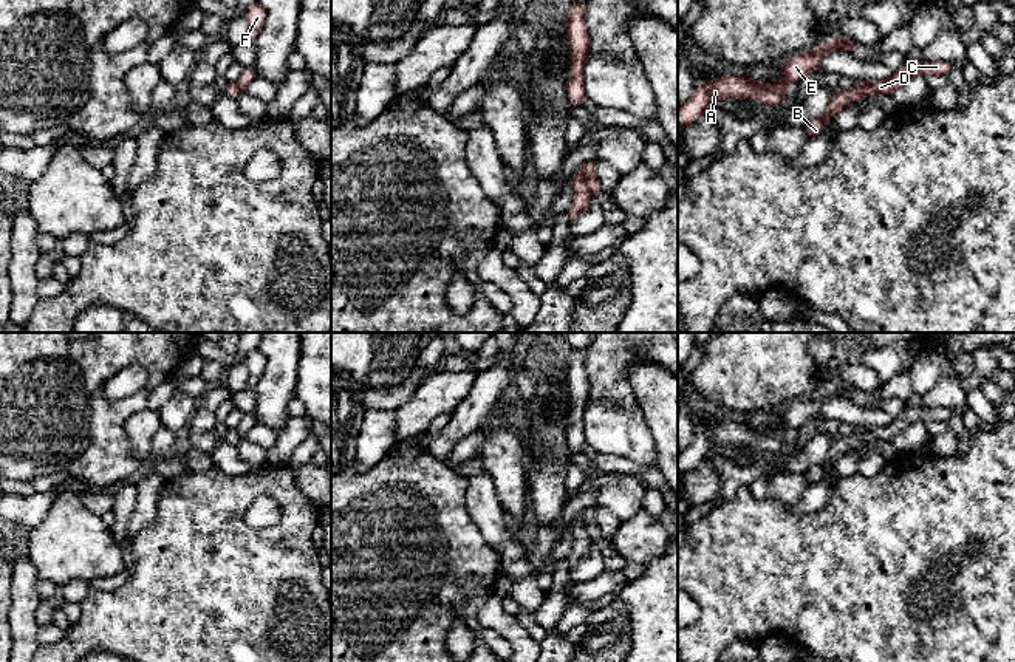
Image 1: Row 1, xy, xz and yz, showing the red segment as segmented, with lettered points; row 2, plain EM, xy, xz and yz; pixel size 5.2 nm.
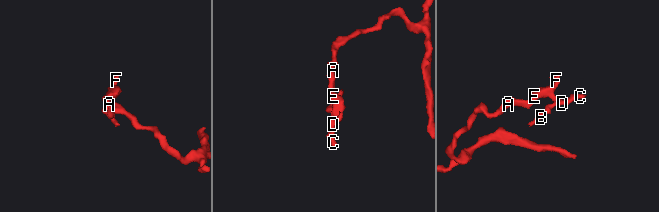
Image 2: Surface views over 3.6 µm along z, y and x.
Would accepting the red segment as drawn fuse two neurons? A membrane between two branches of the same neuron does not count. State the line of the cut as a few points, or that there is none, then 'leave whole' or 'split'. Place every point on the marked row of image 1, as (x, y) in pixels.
cut xz (582, 164), (585, 184), (591, 192); split

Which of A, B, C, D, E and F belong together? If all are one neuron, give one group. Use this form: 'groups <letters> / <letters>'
groups A E F / B C D

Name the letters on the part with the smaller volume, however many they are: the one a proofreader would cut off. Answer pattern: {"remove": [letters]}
{"remove": ["B", "C", "D"]}

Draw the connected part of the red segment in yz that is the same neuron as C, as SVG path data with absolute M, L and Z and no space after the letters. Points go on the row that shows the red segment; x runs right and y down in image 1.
M907 60L905 67L899 71L894 71L891 77L882 79L877 82L868 82L865 85L856 85L849 91L832 93L828 102L828 108L822 116L811 119L803 130L808 138L817 138L823 133L825 125L845 107L854 104L860 97L874 96L874 94L890 94L904 85L913 76L947 76L953 63L945 60L924 62L924 60Z

